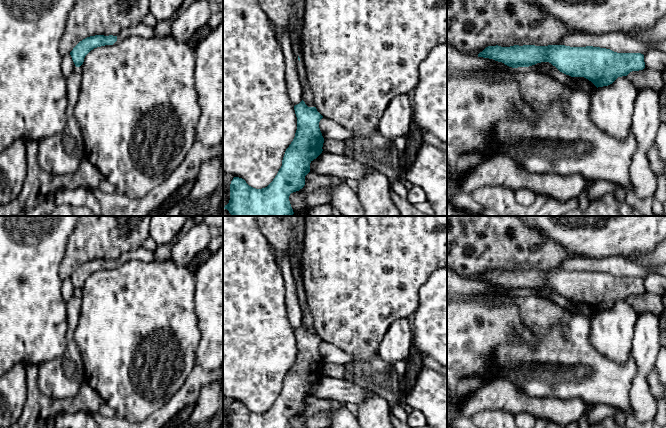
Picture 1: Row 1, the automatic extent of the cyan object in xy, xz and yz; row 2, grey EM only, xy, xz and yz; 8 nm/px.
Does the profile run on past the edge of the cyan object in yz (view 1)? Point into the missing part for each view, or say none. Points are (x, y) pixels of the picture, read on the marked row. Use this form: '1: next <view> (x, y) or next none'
1: next none

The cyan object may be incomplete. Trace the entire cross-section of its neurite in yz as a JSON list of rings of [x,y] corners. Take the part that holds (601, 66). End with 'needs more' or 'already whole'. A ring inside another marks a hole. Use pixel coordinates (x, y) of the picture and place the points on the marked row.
[[[565,45],[488,46],[478,57],[493,59],[518,68],[549,62],[571,77],[584,77],[597,88],[612,84],[618,77],[645,68],[641,53],[617,53],[610,49]]]; already whole

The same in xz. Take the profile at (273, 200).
[[[302,100],[294,106],[294,110],[297,117],[297,130],[293,141],[285,151],[277,175],[267,187],[262,189],[253,188],[244,179],[234,177],[230,184],[230,200],[224,207],[231,216],[293,216],[289,196],[304,187],[305,176],[310,172],[310,163],[322,153],[324,143],[319,128],[323,116],[316,107],[308,107]]]; already whole

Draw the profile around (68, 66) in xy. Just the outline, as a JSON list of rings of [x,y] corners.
[[[70,54],[62,56],[62,73],[68,77],[75,69],[75,64]]]

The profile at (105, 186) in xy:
[[[105,178],[101,179],[98,189],[103,193],[116,193],[115,187]]]

